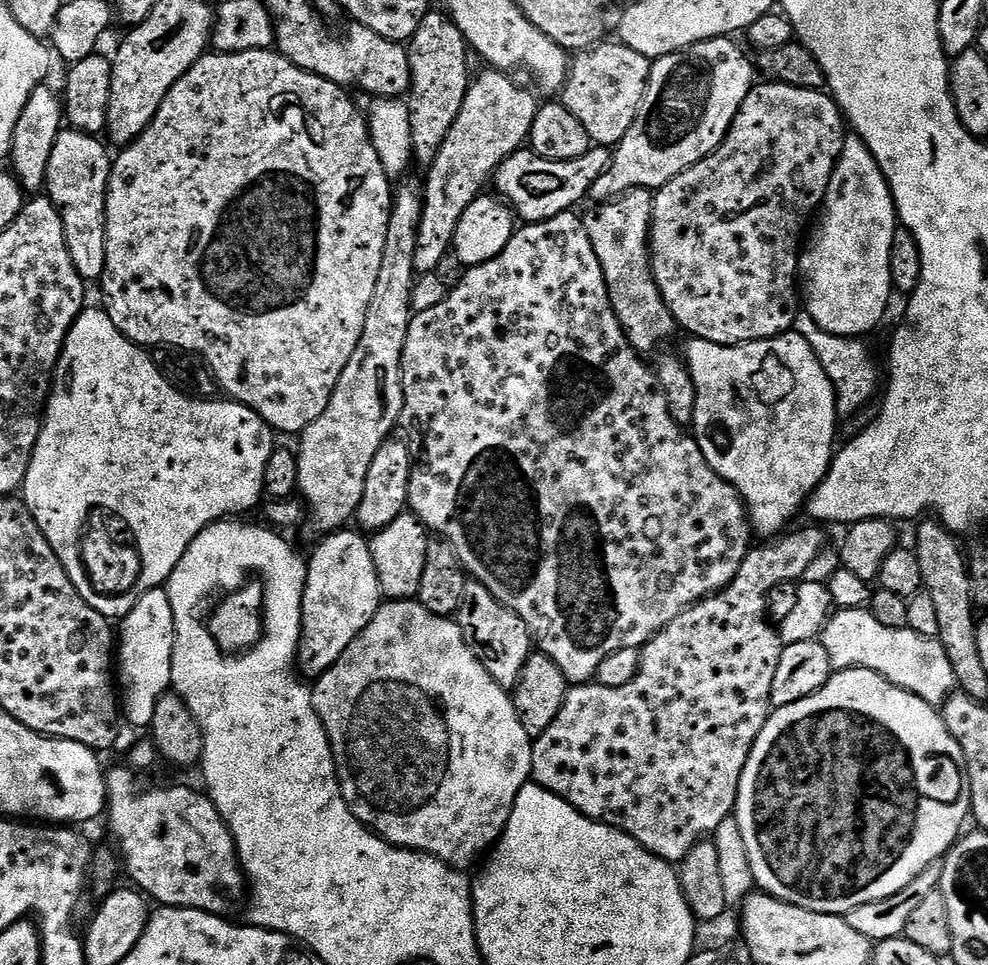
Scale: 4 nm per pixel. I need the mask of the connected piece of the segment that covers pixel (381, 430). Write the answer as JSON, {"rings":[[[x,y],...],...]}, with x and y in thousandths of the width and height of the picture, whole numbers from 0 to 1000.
{"rings":[[[406,185],[399,195],[395,234],[391,238],[391,255],[387,258],[387,280],[383,282],[383,296],[379,298],[379,309],[374,315],[374,321],[370,323],[370,338],[366,342],[366,350],[362,350],[362,359],[358,363],[354,375],[350,375],[350,383],[346,383],[346,392],[342,392],[342,400],[338,400],[338,408],[334,408],[334,417],[330,421],[330,425],[326,425],[326,429],[322,429],[322,433],[318,437],[314,437],[314,441],[310,441],[310,446],[303,449],[302,452],[302,456],[304,456],[304,464],[302,463],[302,467],[300,468],[300,478],[302,479],[302,510],[305,515],[308,513],[309,519],[307,518],[307,521],[314,532],[314,539],[316,535],[316,547],[318,550],[324,551],[323,553],[342,551],[351,548],[357,542],[362,524],[366,520],[366,508],[370,508],[370,491],[374,491],[374,479],[379,479],[379,470],[383,470],[383,466],[387,461],[400,449],[397,447],[400,446],[401,438],[407,435],[409,431],[407,363],[411,359],[411,346],[415,342],[415,334],[419,326],[417,322],[417,303],[420,301],[423,291],[423,283],[419,276],[419,259],[423,256],[423,234],[427,230],[427,218],[429,217],[428,190],[424,185],[422,188],[413,185]]]}

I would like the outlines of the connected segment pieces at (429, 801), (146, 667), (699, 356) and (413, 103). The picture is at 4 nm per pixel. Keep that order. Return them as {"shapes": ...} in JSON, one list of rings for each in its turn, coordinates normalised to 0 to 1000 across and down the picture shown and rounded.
{"shapes":[[[[393,622],[386,625],[383,636],[379,636],[374,649],[370,649],[370,653],[366,653],[366,657],[362,657],[362,661],[358,661],[354,669],[350,669],[350,678],[346,678],[346,682],[342,682],[342,686],[338,686],[338,690],[334,690],[330,698],[319,702],[315,715],[318,736],[334,765],[346,823],[354,839],[371,858],[377,859],[394,875],[441,887],[462,902],[474,902],[486,886],[489,888],[497,884],[516,852],[516,844],[520,839],[520,831],[528,815],[532,815],[538,808],[539,764],[534,763],[528,752],[522,726],[516,720],[515,714],[500,707],[496,694],[492,694],[492,690],[488,690],[480,674],[476,674],[461,641],[435,636],[435,632],[431,632],[421,622]]],[[[157,609],[144,620],[128,636],[119,647],[119,717],[122,726],[122,739],[127,749],[138,753],[153,755],[156,744],[156,735],[166,718],[174,712],[174,686],[176,678],[176,632],[172,632],[172,620],[166,609]]],[[[805,342],[793,344],[781,352],[768,352],[767,354],[744,356],[743,359],[731,359],[730,356],[703,350],[697,351],[695,354],[697,356],[696,365],[694,364],[694,376],[698,388],[702,392],[702,400],[706,404],[706,417],[703,421],[699,442],[702,445],[704,457],[715,475],[715,479],[719,479],[719,483],[723,488],[735,499],[742,502],[749,509],[749,513],[754,516],[760,516],[760,514],[785,514],[785,539],[787,542],[794,543],[797,539],[804,538],[806,530],[809,526],[811,530],[815,525],[822,509],[836,495],[838,484],[842,482],[844,465],[847,463],[846,435],[848,436],[848,428],[846,426],[846,402],[840,396],[832,375],[828,375],[828,367],[824,367],[820,354],[816,354],[816,350],[812,350]]],[[[434,10],[427,19],[423,31],[419,31],[416,41],[412,42],[413,63],[417,89],[411,96],[411,107],[415,114],[415,136],[419,142],[417,156],[420,169],[431,176],[443,164],[460,122],[468,114],[468,106],[474,96],[476,78],[474,79],[474,41],[464,31],[456,17],[445,10]]]]}

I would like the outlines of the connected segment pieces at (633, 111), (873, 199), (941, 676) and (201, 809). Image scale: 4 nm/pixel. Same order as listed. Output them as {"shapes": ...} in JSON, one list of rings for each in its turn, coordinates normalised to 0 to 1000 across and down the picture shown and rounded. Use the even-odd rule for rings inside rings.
{"shapes":[[[[608,44],[602,50],[596,50],[578,63],[575,73],[575,84],[571,87],[569,106],[589,131],[593,131],[593,139],[597,139],[600,150],[622,151],[630,143],[634,143],[634,135],[642,131],[642,122],[646,122],[646,114],[650,110],[650,102],[656,92],[656,82],[660,76],[661,63],[655,58],[646,56],[646,52],[638,52],[638,48],[627,44]]],[[[865,139],[855,140],[852,161],[840,184],[829,228],[830,233],[821,237],[816,256],[810,262],[808,286],[813,291],[813,318],[840,346],[878,349],[878,344],[894,334],[899,314],[905,308],[901,255],[905,255],[909,225],[907,208],[889,168]]],[[[880,631],[845,633],[831,655],[830,664],[840,678],[843,695],[881,693],[897,702],[907,713],[925,718],[943,733],[952,733],[969,712],[966,692],[950,662],[933,659],[920,651],[894,649]]],[[[122,794],[108,801],[107,851],[117,869],[124,903],[147,930],[168,941],[195,941],[230,950],[249,933],[249,909],[239,887],[239,874],[217,831],[194,817],[150,817],[139,797]]]]}

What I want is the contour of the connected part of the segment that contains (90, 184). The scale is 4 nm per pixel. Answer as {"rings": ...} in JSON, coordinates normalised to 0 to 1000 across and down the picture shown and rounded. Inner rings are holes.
{"rings":[[[62,135],[59,143],[55,147],[55,156],[51,160],[51,172],[47,176],[47,202],[49,206],[55,209],[55,213],[59,218],[59,222],[63,222],[63,234],[67,238],[67,255],[71,259],[71,272],[75,272],[75,280],[79,280],[79,284],[87,292],[104,291],[105,281],[107,280],[107,205],[109,204],[109,190],[111,189],[111,180],[113,179],[114,163],[109,162],[109,158],[105,154],[106,146],[104,144],[88,141],[86,137],[78,137],[76,135]]]}

